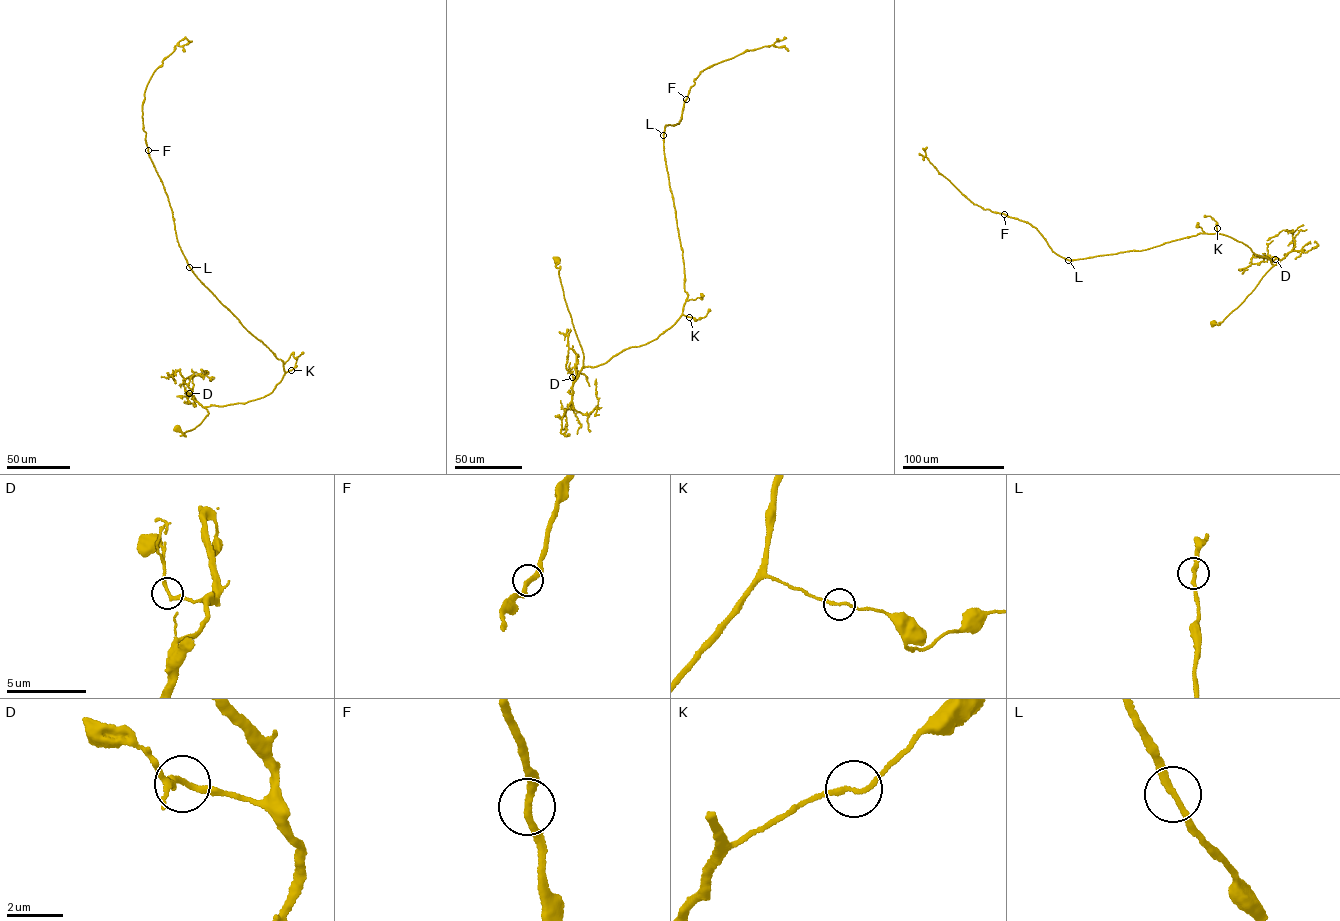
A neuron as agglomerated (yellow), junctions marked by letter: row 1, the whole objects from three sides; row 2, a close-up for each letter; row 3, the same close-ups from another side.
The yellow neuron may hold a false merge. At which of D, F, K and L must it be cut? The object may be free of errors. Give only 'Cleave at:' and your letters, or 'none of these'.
Cleave at: none of these

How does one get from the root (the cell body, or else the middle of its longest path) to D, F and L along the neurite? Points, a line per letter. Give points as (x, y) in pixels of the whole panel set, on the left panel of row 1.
D: (178, 428), (180, 435), (186, 436), (184, 433), (198, 425), (209, 413), (189, 393)
F: (178, 428), (186, 436), (208, 415), (205, 407), (264, 397), (285, 372), (282, 361), (189, 266), (148, 150)
L: (178, 428), (186, 436), (208, 415), (205, 407), (264, 397), (285, 372), (282, 361), (189, 267)

